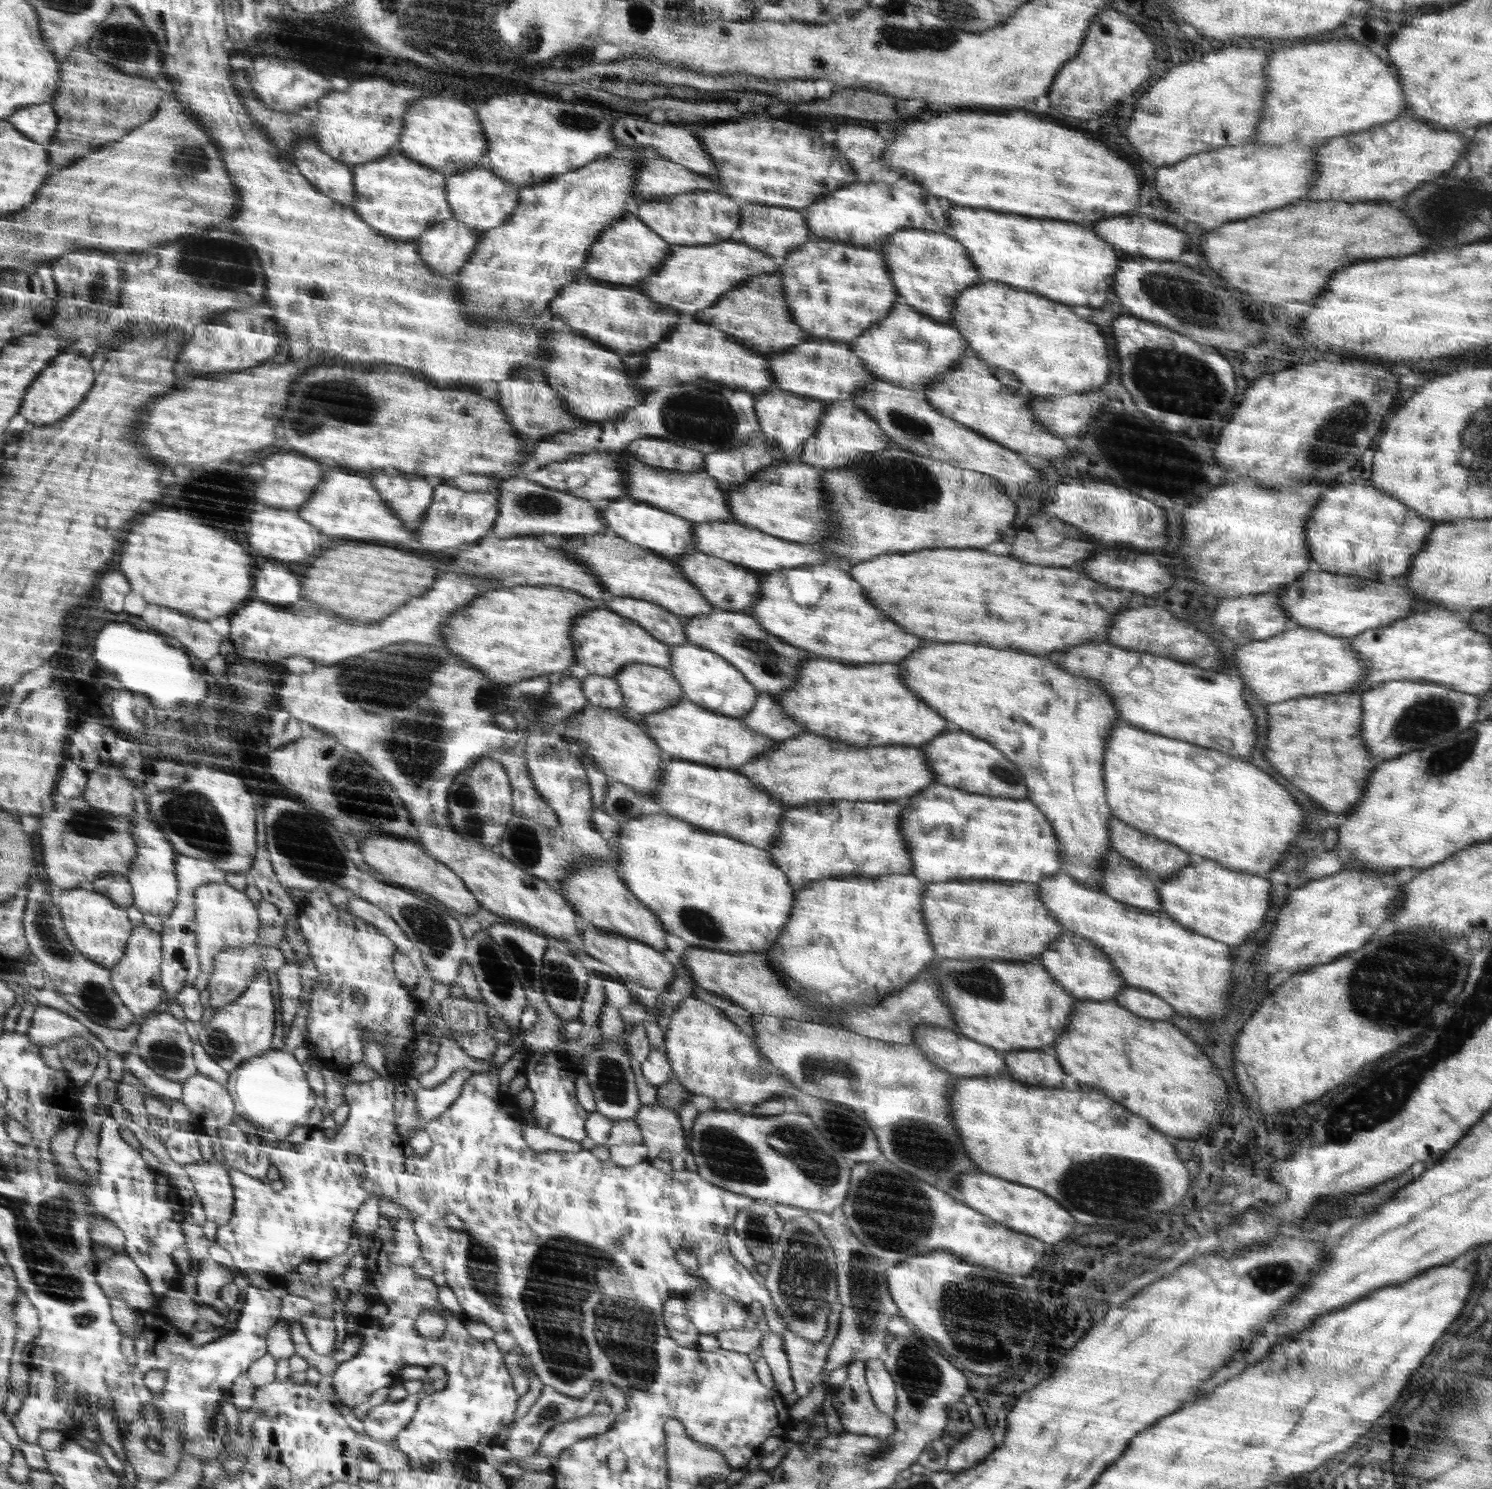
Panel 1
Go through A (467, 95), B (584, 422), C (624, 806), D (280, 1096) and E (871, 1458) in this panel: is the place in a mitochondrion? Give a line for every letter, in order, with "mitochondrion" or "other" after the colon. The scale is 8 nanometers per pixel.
A: other
B: other
C: mitochondrion
D: other
E: mitochondrion

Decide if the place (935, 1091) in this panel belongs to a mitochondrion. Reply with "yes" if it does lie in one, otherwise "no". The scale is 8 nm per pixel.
no

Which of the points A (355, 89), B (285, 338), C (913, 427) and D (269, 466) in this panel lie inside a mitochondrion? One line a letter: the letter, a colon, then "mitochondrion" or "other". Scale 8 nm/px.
A: other
B: other
C: mitochondrion
D: other

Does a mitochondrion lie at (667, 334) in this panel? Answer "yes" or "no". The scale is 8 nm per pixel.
no

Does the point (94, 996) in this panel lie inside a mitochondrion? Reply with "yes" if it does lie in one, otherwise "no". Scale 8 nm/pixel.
yes

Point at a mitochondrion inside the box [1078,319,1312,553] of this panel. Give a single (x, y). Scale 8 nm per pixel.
(1167, 378)

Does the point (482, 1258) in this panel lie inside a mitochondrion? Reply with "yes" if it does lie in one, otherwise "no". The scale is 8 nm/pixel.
yes

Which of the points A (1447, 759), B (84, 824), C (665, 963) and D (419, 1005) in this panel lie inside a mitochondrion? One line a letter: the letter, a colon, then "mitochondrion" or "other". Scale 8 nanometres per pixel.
A: mitochondrion
B: mitochondrion
C: other
D: other

